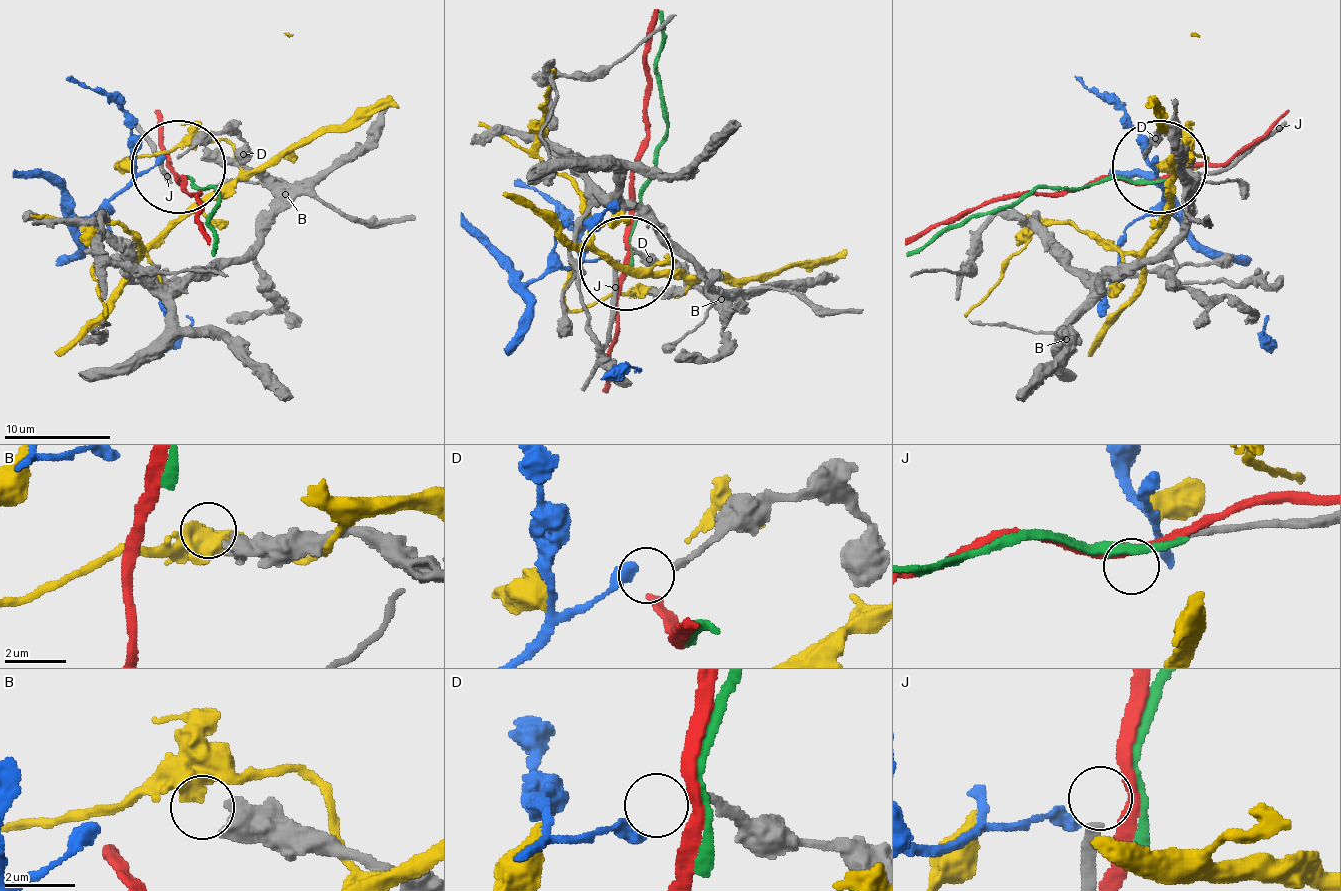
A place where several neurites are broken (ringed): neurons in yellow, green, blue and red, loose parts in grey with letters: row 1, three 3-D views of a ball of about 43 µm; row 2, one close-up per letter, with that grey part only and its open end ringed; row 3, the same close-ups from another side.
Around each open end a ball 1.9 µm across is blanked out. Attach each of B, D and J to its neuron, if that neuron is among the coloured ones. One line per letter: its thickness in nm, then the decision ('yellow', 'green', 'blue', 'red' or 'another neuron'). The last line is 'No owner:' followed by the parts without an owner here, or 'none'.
B: 650 nm thick; another neuron
D: 240 nm thick; blue
J: 280 nm thick; another neuron
No owner: B, J

